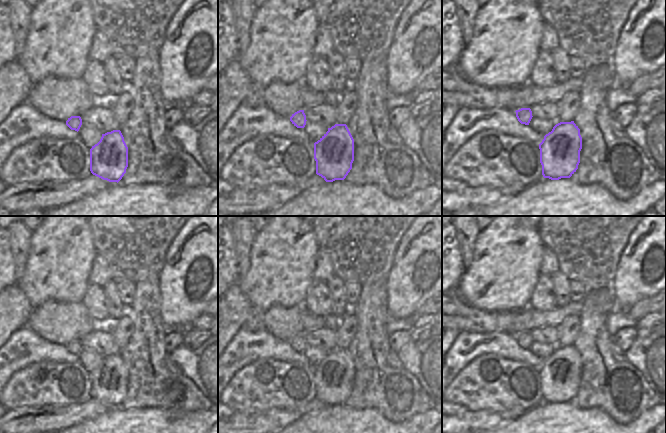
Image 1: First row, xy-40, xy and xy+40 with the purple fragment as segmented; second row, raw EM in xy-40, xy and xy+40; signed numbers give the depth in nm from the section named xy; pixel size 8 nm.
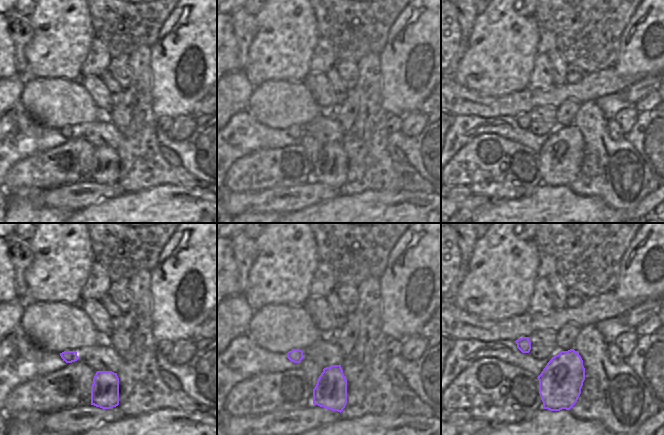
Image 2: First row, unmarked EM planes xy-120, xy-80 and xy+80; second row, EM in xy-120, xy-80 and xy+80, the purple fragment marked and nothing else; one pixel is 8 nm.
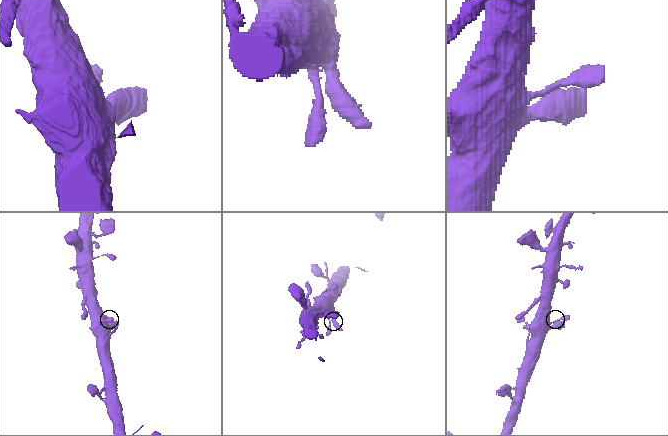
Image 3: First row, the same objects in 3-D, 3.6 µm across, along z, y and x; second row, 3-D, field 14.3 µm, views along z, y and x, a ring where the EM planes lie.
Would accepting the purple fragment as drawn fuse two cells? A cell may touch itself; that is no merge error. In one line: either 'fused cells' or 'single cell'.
single cell

